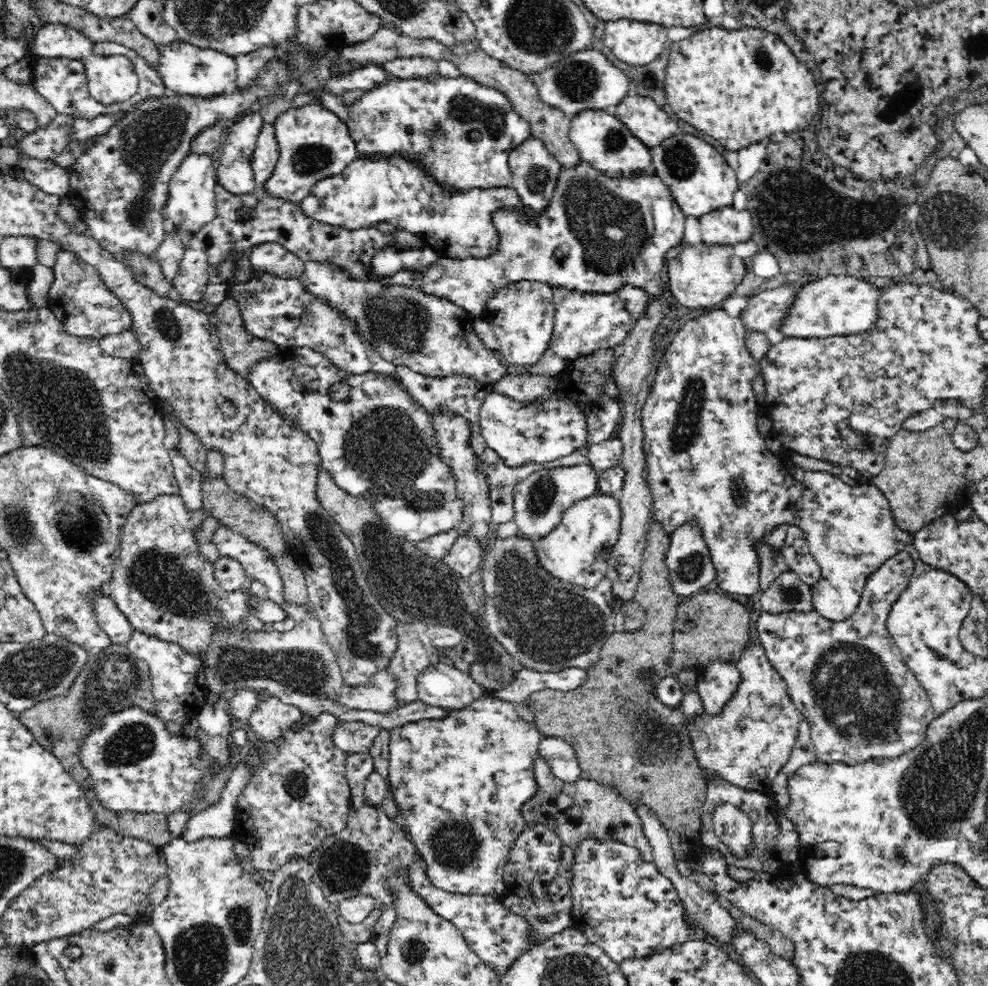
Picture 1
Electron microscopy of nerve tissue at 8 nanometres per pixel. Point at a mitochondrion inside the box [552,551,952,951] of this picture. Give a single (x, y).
(849, 687)

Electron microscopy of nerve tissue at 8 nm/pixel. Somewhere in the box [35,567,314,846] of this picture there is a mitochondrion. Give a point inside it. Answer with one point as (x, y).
(115, 677)

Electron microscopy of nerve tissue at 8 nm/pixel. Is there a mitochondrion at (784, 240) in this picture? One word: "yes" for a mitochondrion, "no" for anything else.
no

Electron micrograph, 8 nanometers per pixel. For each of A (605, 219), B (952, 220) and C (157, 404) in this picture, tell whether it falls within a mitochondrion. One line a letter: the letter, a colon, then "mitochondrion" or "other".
A: mitochondrion
B: mitochondrion
C: other

